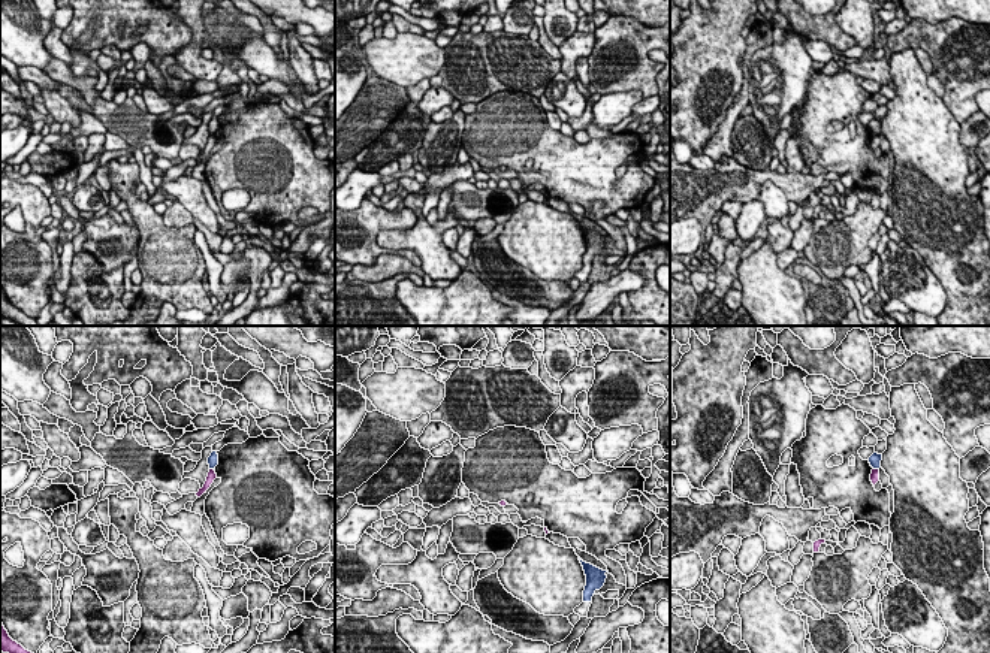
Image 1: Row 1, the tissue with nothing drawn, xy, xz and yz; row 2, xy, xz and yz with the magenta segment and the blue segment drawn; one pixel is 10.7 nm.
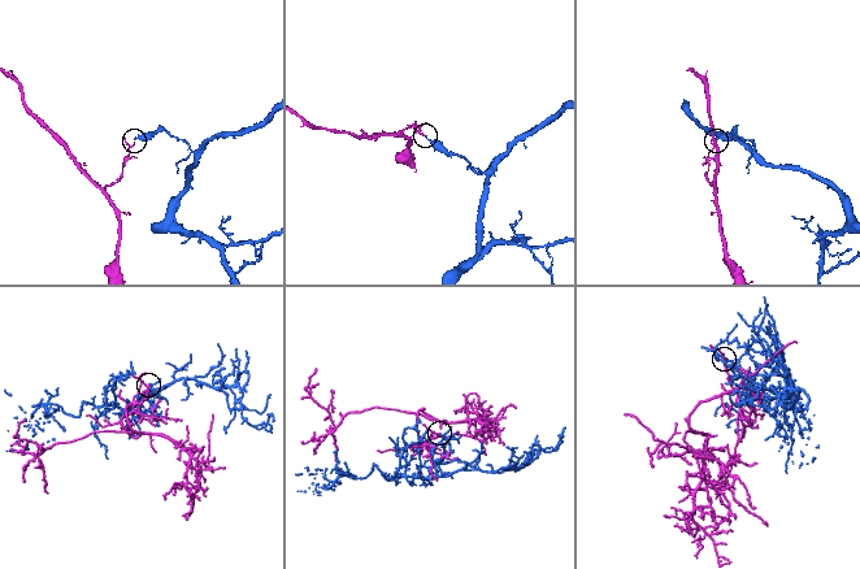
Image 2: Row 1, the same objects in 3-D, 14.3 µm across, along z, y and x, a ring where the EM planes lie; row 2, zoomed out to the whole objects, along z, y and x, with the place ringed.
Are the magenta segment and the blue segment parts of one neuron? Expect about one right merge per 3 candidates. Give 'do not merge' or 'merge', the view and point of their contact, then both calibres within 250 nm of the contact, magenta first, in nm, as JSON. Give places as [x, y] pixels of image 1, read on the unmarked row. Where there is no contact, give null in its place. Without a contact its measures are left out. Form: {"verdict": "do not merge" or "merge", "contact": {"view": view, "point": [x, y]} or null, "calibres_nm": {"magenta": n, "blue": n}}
{"verdict": "do not merge", "contact": {"view": "xy", "point": [211, 135]}, "calibres_nm": {"magenta": 100, "blue": 130}}

